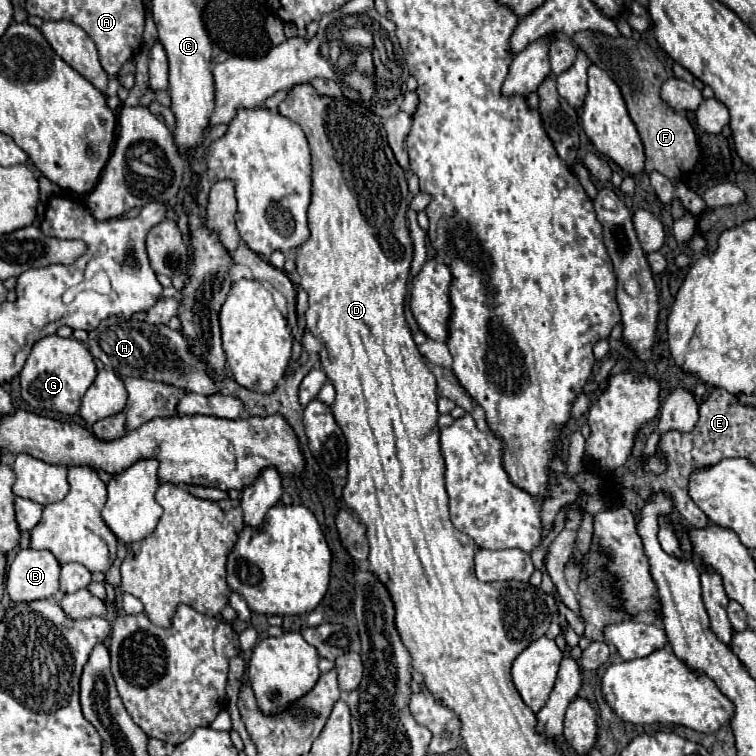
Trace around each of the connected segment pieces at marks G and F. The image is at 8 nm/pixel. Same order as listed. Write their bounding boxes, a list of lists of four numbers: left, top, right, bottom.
[[21,335,97,415],[573,31,699,183]]

